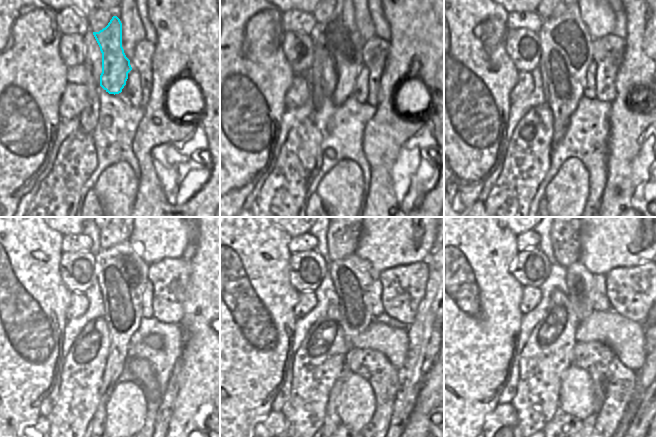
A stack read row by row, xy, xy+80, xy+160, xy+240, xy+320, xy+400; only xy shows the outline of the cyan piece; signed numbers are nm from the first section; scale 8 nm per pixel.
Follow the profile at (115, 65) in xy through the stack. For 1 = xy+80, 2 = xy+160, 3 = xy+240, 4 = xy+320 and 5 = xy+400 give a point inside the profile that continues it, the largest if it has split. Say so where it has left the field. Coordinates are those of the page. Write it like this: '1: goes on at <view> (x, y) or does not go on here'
1: goes on at xy+80 (338, 37)
2: goes on at xy+160 (566, 44)
3: goes on at xy+240 (121, 274)
4: goes on at xy+320 (350, 276)
5: goes on at xy+400 (579, 280)

